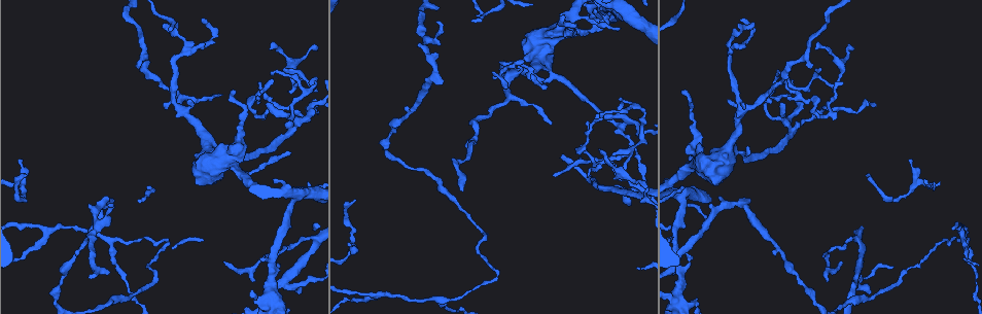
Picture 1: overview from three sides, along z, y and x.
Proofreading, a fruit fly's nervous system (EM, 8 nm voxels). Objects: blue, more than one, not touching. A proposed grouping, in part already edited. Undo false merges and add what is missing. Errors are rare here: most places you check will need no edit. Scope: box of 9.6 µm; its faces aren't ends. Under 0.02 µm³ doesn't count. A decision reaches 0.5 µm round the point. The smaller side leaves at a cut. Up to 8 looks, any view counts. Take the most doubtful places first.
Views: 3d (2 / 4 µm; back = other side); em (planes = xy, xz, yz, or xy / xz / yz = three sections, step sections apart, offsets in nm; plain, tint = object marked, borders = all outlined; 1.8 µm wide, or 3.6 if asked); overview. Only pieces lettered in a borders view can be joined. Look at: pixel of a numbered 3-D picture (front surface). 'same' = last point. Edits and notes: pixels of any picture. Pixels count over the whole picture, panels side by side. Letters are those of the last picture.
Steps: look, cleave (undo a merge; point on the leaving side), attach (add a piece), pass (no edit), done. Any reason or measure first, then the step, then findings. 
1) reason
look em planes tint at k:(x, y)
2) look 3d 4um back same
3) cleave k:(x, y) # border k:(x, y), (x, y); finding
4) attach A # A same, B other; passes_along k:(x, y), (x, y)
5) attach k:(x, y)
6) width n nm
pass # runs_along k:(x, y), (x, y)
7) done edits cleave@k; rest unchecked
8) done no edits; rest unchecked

three-way junction
look em xy step 16 borders at 1:(285, 277)

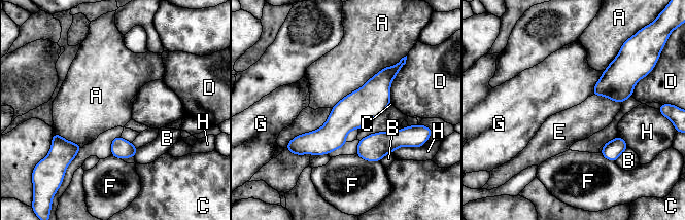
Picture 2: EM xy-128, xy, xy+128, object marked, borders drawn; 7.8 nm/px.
width 280 nm
pass # A other, B other, C other, D other, E other, F other, G other, H other; runs_along 2:(394, 73), (322, 141), (294, 144); one neuron here

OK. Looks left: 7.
branch point
look em xy step 4 tint at 1:(794, 129)

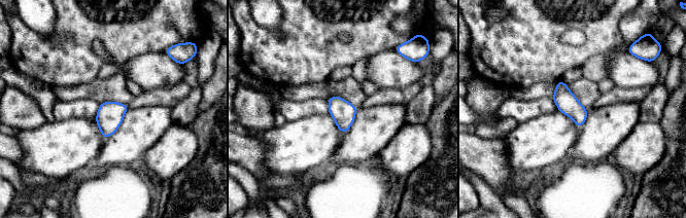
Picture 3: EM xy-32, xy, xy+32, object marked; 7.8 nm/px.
another direction
look em planes borders same

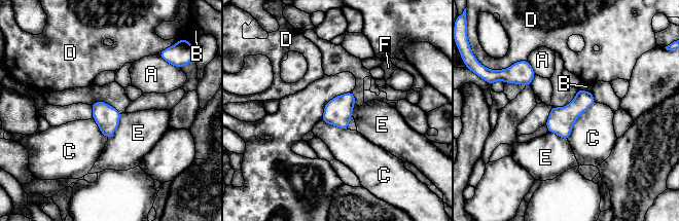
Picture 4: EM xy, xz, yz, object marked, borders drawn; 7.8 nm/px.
pass # A other, B other, C other, D other, E other, F other; border 4:(595, 102), (577, 118), (567, 139); continuous, no second neuron

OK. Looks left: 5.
three arms meet
look em 3.6um planes borders at 1:(557, 35)

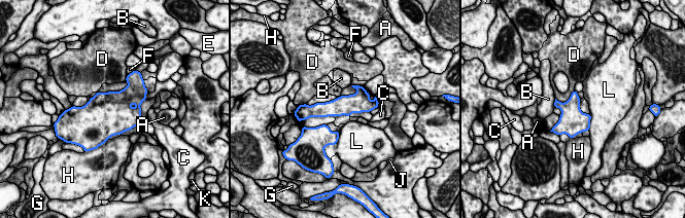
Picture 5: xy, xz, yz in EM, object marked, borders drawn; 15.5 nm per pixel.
longest_contact J 340 nm
pass # A other, B other, C other, D other, E other, F other, G other, H other, J other, K other, L other; runs_along 5:(374, 104), (348, 104), (315, 109); one neuron here

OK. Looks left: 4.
done no edits; rest unchecked

